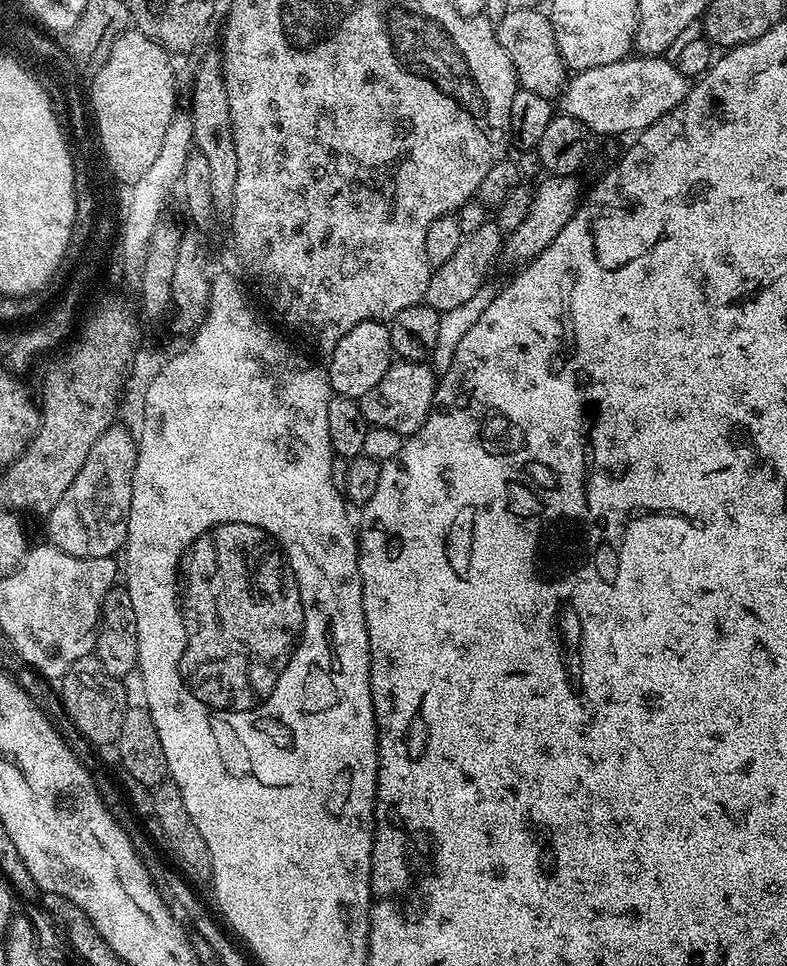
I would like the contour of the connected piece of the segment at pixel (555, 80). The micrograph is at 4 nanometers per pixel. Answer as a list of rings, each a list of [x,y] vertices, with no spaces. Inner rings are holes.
[[[539,7],[526,10],[509,8],[505,16],[495,25],[496,37],[498,42],[502,42],[502,50],[506,50],[506,55],[514,66],[517,85],[530,90],[530,94],[542,94],[542,98],[555,101],[563,92],[570,72],[558,50],[552,21],[540,11]]]

